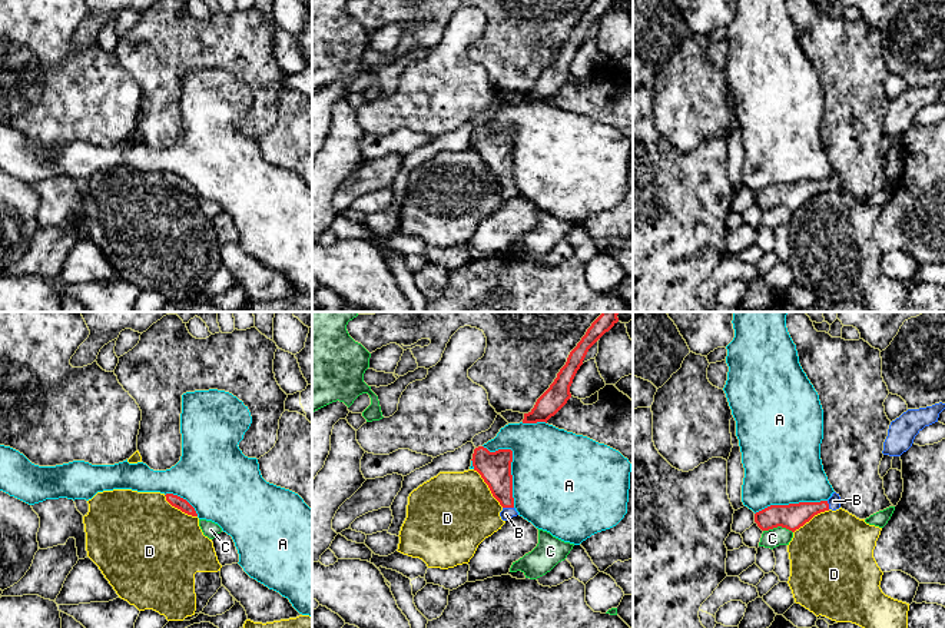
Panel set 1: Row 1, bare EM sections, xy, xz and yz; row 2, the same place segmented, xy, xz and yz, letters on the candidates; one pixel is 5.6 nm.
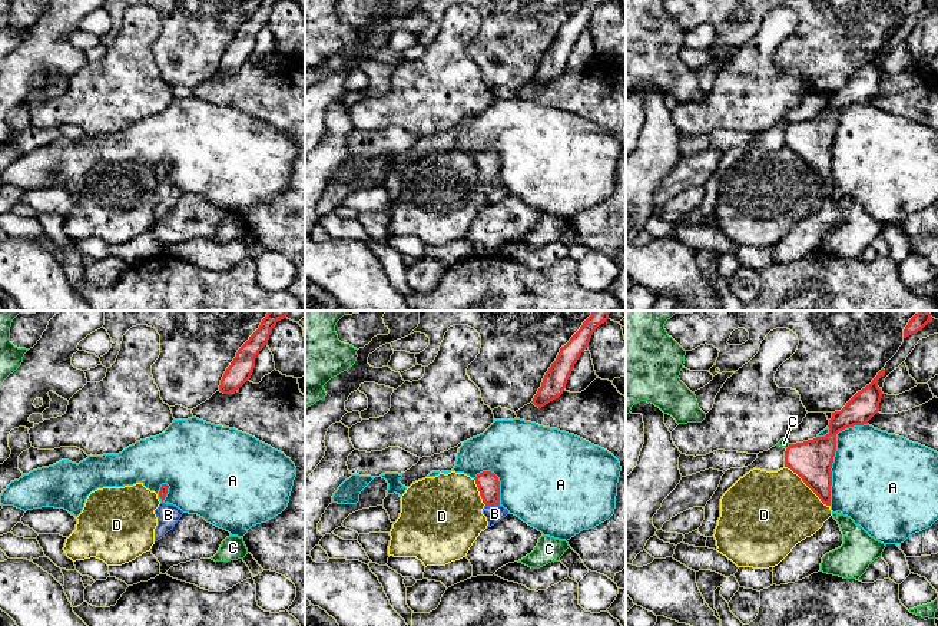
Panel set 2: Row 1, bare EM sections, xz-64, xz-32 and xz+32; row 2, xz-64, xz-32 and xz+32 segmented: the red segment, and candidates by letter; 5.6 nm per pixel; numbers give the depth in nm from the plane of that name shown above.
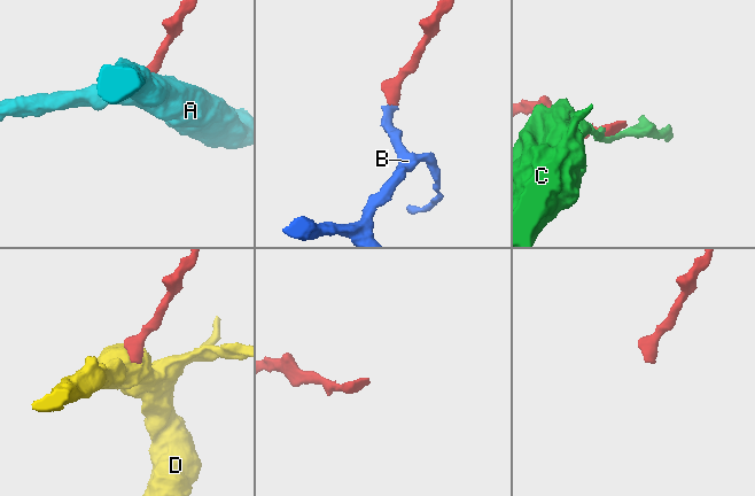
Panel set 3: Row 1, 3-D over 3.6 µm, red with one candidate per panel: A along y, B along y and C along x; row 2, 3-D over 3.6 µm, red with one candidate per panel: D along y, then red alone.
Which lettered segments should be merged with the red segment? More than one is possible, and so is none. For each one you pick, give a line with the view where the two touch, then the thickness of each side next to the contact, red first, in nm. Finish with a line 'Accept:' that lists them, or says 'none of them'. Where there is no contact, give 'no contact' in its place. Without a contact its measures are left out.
B: meets red in xz; 180 nm thick on the red side, 70 nm on the other
Accept: B

